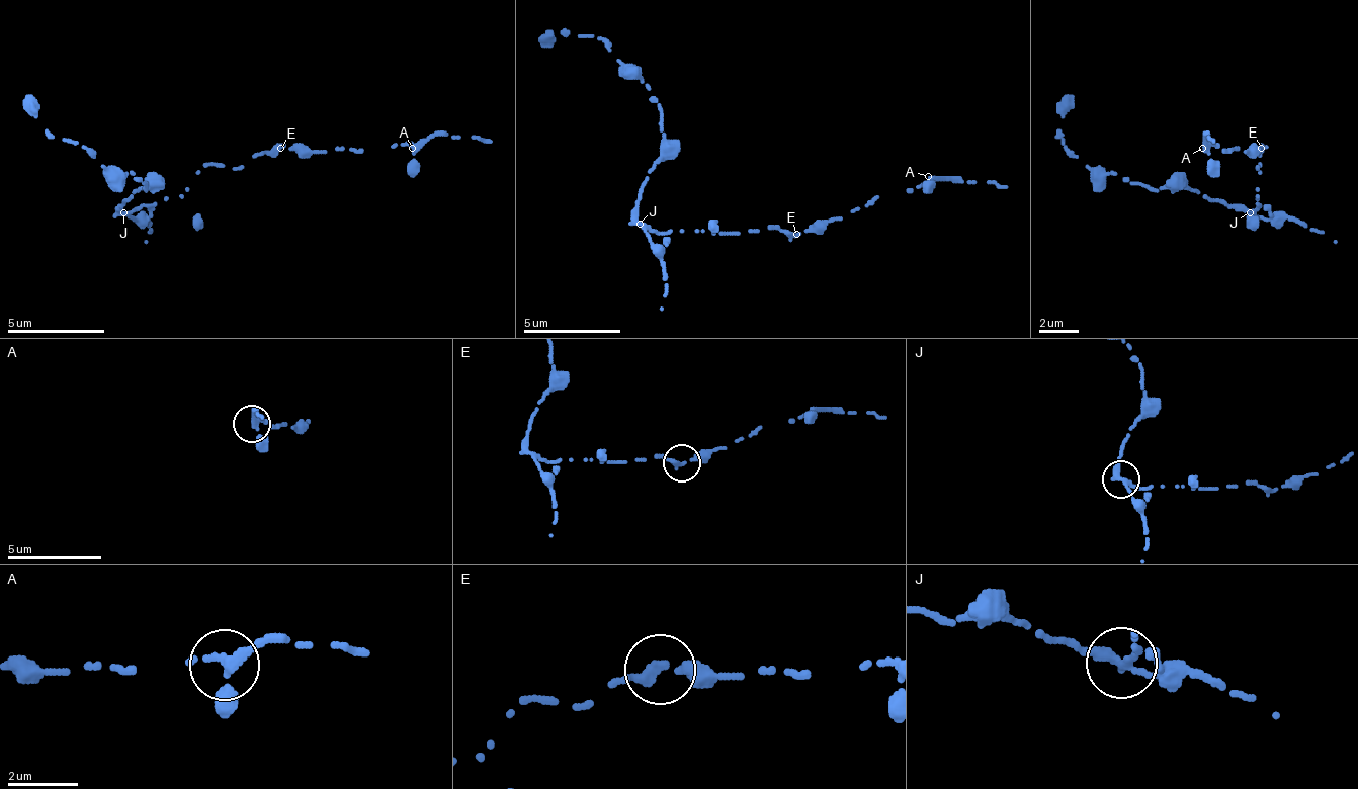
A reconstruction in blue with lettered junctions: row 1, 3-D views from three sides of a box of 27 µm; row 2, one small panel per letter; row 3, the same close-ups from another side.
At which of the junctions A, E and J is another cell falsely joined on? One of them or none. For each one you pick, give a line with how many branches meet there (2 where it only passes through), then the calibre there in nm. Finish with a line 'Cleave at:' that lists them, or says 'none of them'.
J: branches 3; calibre 240 nm
Cleave at: J

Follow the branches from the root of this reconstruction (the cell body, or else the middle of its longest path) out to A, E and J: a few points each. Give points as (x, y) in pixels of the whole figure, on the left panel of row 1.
A: (169, 196), (183, 196), (198, 172), (213, 162), (242, 167), (276, 148), (315, 153), (398, 143), (412, 148)
E: (169, 196), (183, 196), (198, 172), (213, 162), (223, 167), (242, 167), (251, 158), (280, 148)
J: (169, 196), (164, 201), (124, 211)

